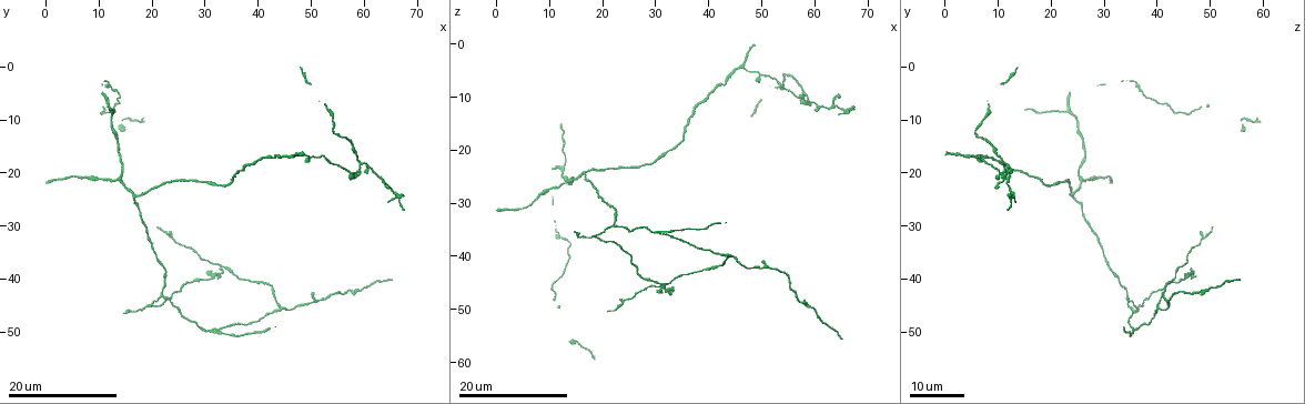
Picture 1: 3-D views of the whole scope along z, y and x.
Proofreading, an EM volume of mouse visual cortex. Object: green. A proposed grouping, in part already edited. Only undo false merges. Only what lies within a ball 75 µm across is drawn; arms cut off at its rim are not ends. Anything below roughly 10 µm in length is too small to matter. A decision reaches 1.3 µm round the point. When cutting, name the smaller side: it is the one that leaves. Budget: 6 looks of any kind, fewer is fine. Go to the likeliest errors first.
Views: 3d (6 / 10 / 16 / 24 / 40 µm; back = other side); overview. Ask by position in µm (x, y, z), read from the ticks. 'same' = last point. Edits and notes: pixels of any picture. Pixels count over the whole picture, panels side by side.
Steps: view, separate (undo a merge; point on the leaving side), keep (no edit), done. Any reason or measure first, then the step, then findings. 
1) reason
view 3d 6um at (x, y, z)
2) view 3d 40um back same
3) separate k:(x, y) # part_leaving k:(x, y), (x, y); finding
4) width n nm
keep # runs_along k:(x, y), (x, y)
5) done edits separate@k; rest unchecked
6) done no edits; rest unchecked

three-way junction
view 3d 24um at (13.5, 21.0, 25.5)

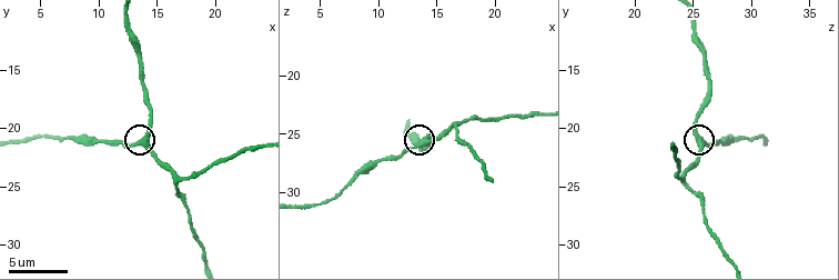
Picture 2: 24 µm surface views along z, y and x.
zoom in
view 3d 6um at (13.8, 21.0, 25.6)

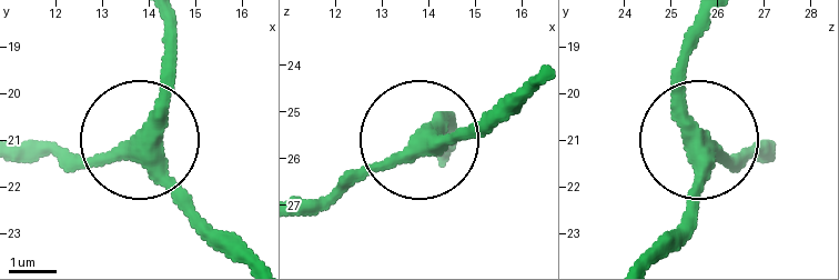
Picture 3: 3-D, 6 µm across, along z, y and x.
width 340 nm
keep # runs_along 3:(236, 252), (141, 149), (49, 157); all the same neuron

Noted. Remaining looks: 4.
three arms meet
view 3d 16um at (30.5, 49.5, 35.5)

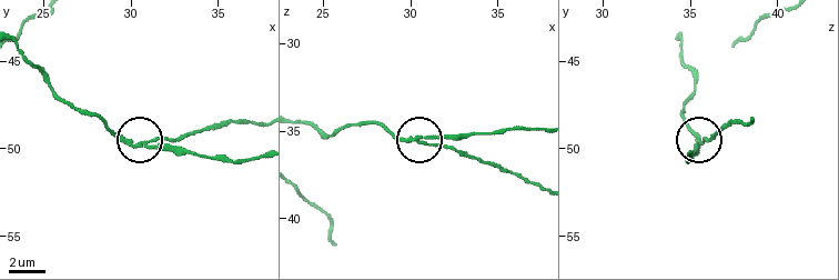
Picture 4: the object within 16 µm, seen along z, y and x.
view 3d 6um at (30.9, 49.9, 35.6)

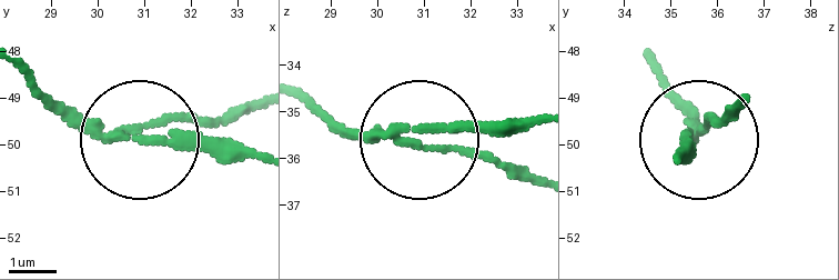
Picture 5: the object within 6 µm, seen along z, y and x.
arms 3
separate 5:(175, 113) # part_leaving 5:(111, 134), (250, 110); two neurons meet here

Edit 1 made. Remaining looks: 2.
done edits separate@5; rest unchecked

